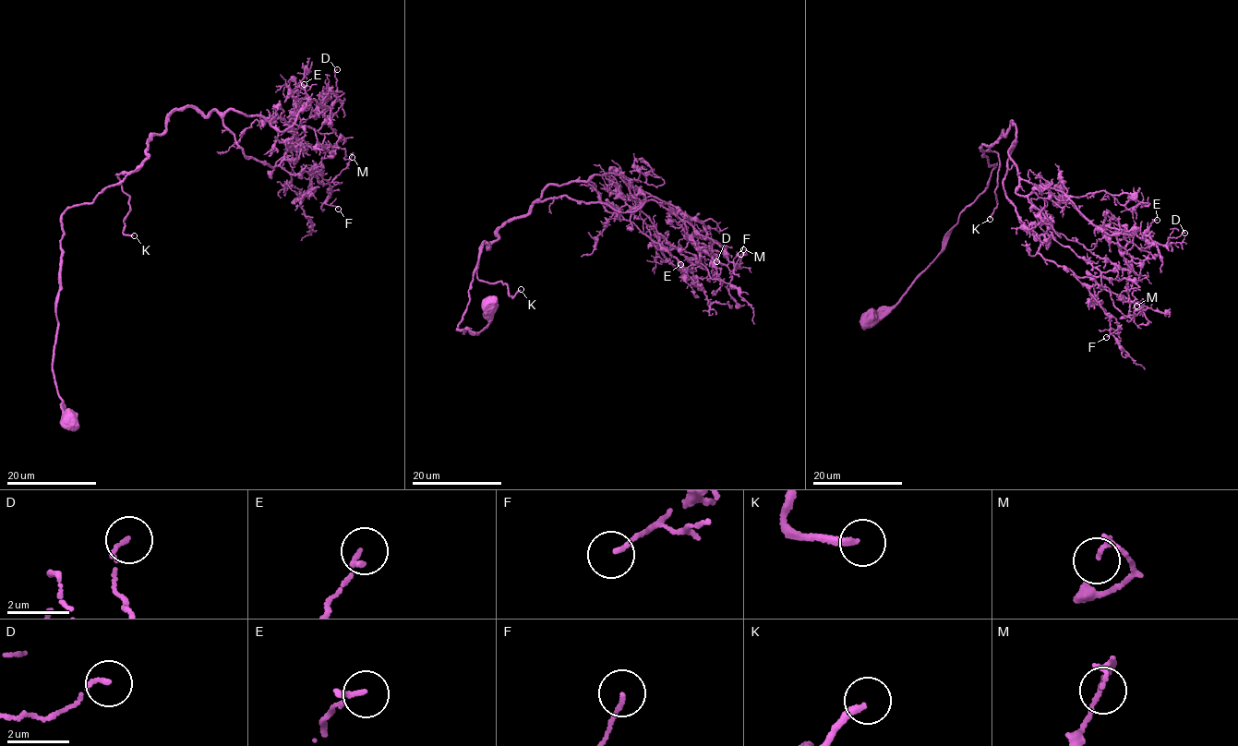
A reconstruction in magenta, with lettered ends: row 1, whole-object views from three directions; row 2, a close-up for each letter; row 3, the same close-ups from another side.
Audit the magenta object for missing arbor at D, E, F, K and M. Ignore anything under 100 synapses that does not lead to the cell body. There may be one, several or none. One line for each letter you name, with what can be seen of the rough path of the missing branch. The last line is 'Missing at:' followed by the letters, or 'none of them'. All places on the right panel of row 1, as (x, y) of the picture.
K: missing branch runs (990, 219), (997, 226), (985, 273), (989, 276), (1011, 253), (985, 279), (973, 301), (962, 305), (972, 304)
Missing at: K

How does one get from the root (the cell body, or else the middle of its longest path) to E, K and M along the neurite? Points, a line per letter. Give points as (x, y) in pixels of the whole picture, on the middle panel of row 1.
E: (486, 306), (478, 333), (457, 328), (483, 243), (552, 184), (584, 181), (680, 264)
K: (486, 306), (488, 323), (478, 333), (457, 328), (478, 261), (481, 281), (505, 283), (511, 297), (521, 289)
M: (486, 306), (478, 333), (457, 328), (483, 243), (555, 197), (624, 212), (655, 200), (731, 270), (743, 249)

